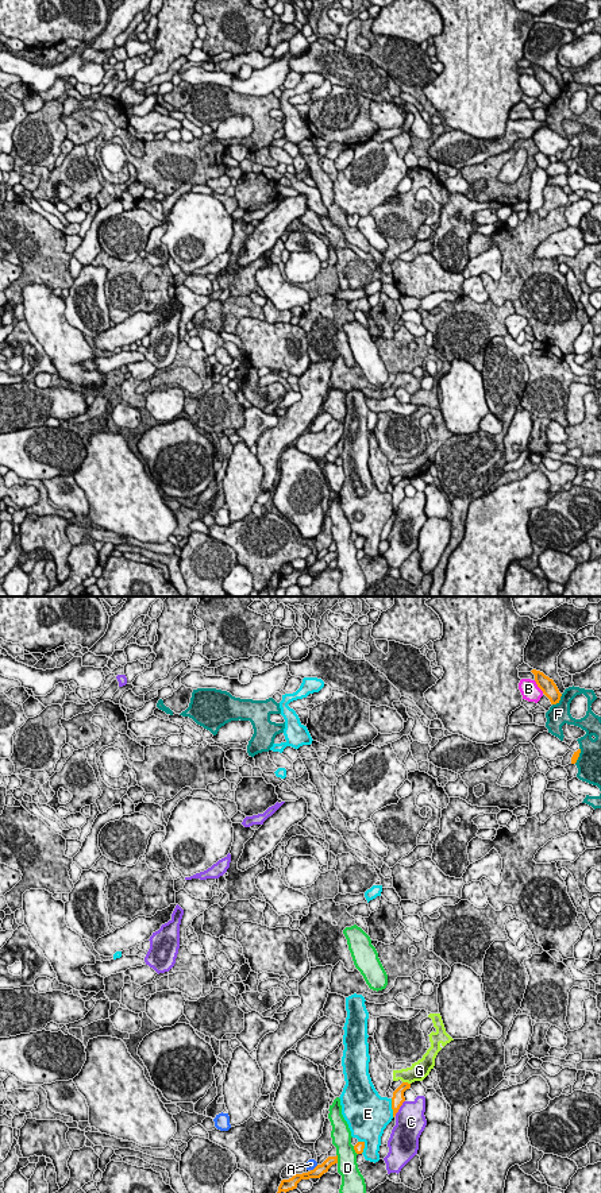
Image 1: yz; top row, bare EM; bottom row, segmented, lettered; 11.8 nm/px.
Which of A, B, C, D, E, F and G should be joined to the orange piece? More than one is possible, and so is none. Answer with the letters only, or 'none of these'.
none of these

